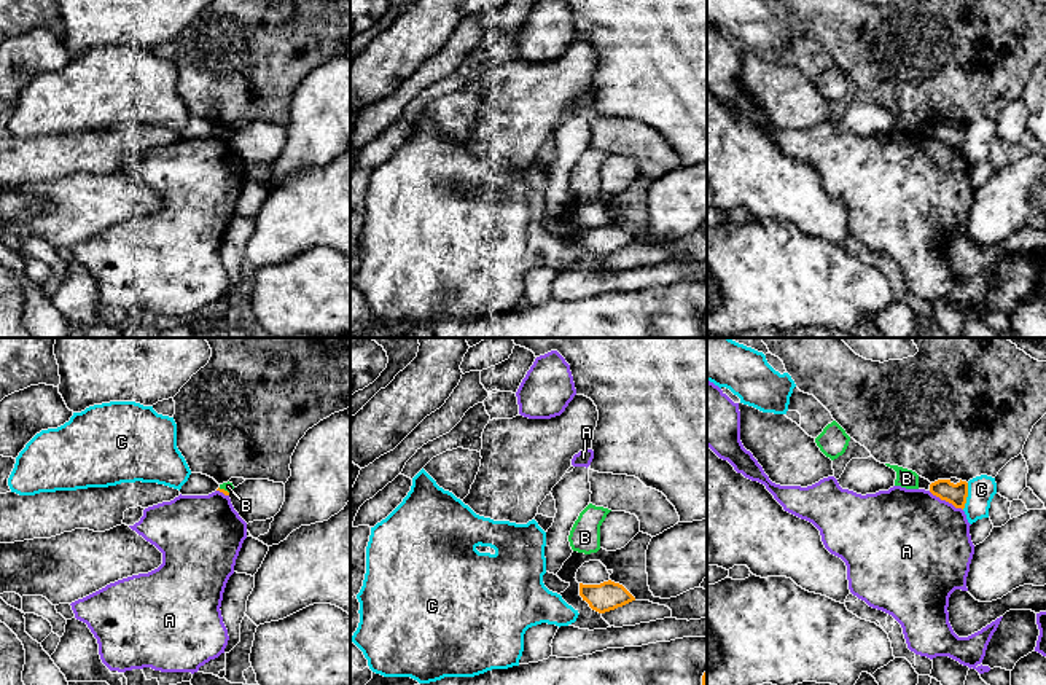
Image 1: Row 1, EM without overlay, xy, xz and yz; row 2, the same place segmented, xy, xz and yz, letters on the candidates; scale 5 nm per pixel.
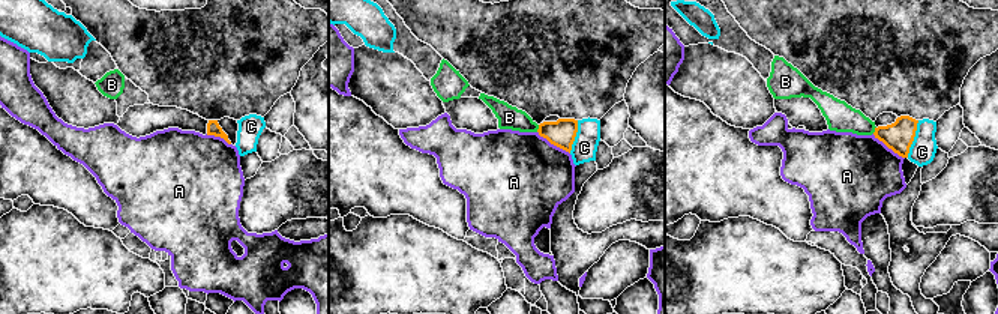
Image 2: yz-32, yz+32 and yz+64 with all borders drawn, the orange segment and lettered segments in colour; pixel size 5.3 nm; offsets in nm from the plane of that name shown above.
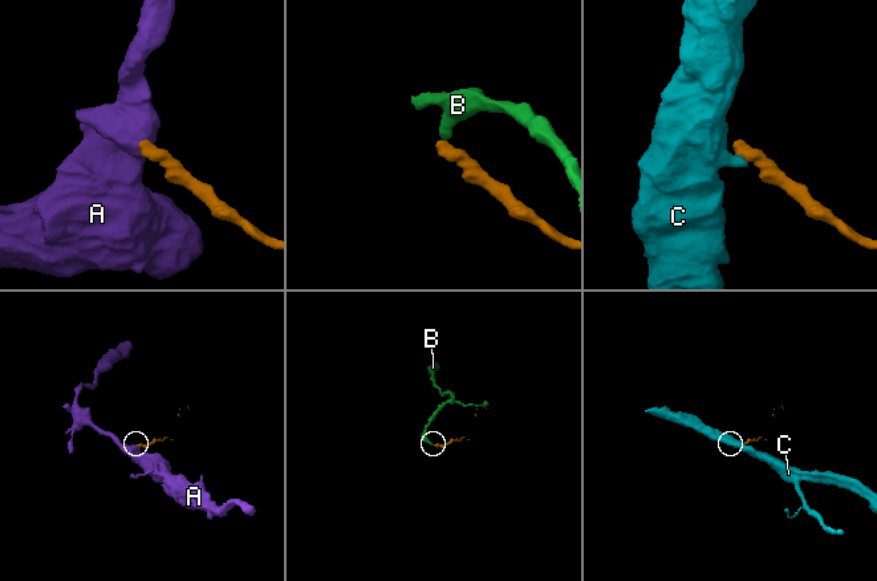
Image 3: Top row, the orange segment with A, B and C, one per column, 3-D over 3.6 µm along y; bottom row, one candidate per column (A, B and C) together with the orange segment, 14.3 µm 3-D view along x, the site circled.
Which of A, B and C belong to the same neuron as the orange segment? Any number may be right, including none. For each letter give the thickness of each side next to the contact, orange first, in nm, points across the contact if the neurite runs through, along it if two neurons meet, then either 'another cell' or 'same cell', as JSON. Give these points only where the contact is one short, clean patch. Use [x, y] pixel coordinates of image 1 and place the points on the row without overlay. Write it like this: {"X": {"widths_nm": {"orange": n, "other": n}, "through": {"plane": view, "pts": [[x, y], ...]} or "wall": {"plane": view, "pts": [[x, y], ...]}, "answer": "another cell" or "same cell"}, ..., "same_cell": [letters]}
{"A": {"widths_nm": {"orange": 110, "other": 480}, "wall": {"plane": "yz", "pts": [[928, 134], [962, 153]]}, "answer": "another cell"}, "B": {"widths_nm": {"orange": 20, "other": 50}, "wall": {"plane": "xy", "pts": [[218, 131], [228, 136]]}, "answer": "another cell"}, "C": {"widths_nm": {"orange": 110, "other": 140}, "wall": {"plane": "yz", "pts": [[968, 126], [968, 139], [962, 152]]}, "answer": "another cell"}, "same_cell": []}

